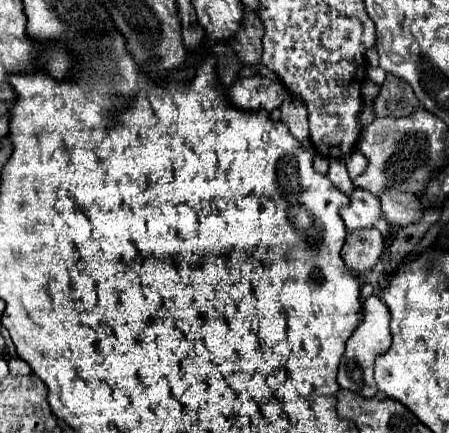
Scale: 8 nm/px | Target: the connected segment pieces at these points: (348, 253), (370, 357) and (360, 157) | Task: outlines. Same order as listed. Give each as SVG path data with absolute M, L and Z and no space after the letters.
M362 228L346 234L342 258L350 270L362 274L376 266L384 252L384 236L376 228Z
M378 296L366 298L364 300L364 322L356 328L352 338L346 342L346 352L344 352L340 368L338 368L338 384L344 390L350 390L362 398L376 398L378 388L376 388L376 380L374 380L374 360L378 354L384 354L392 344L388 324L390 324L390 312L388 312L386 304Z
M354 150L348 158L346 158L346 168L350 178L356 178L360 174L364 174L364 170L368 168L368 160L364 158L364 154L360 154L360 150Z

